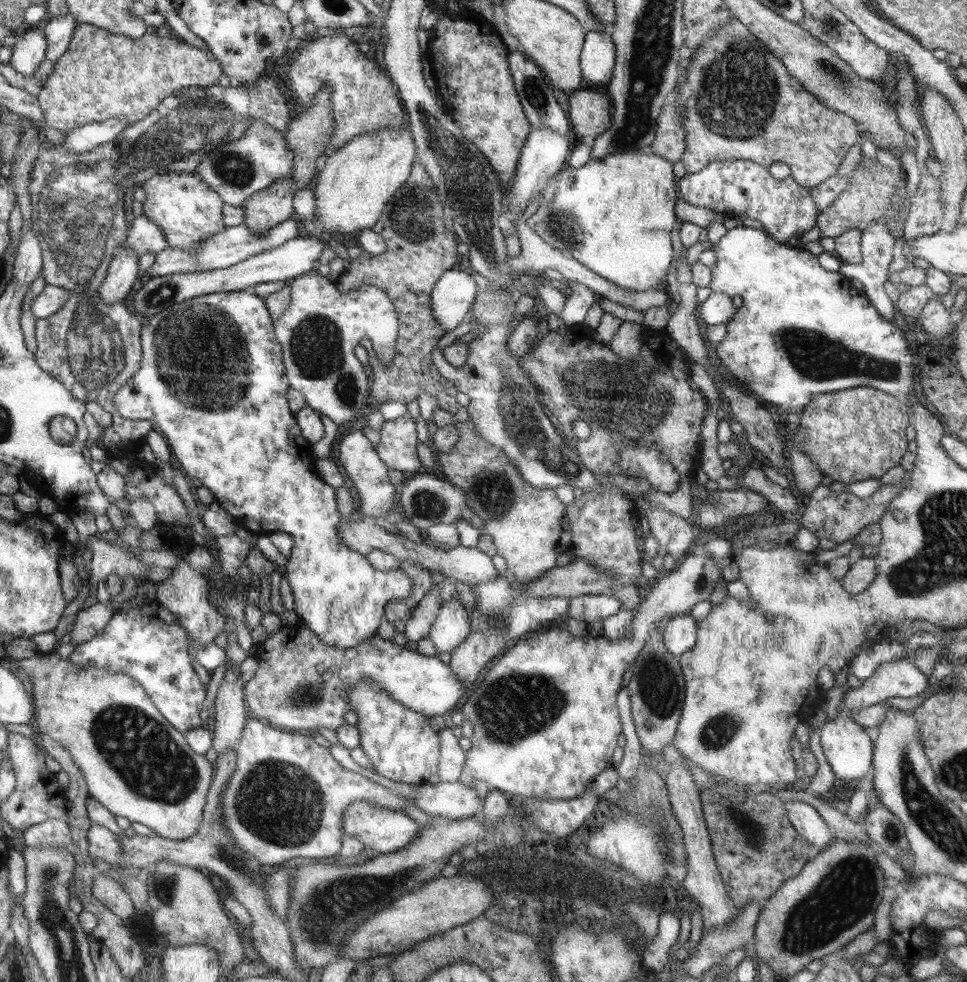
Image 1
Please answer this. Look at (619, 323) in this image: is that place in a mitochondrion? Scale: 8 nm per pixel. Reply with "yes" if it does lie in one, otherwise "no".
no

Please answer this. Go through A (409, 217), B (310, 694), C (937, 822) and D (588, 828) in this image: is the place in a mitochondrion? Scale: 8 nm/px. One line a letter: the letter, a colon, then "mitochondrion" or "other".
A: mitochondrion
B: mitochondrion
C: mitochondrion
D: other

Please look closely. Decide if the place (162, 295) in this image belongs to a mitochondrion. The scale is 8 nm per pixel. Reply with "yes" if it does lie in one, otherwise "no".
yes

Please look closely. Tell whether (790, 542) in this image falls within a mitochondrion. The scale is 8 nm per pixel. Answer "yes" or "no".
no

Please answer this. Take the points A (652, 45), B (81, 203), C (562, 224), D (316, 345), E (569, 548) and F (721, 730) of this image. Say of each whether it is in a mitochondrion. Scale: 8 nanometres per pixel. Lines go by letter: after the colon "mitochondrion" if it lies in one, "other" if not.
A: mitochondrion
B: mitochondrion
C: mitochondrion
D: mitochondrion
E: other
F: mitochondrion

